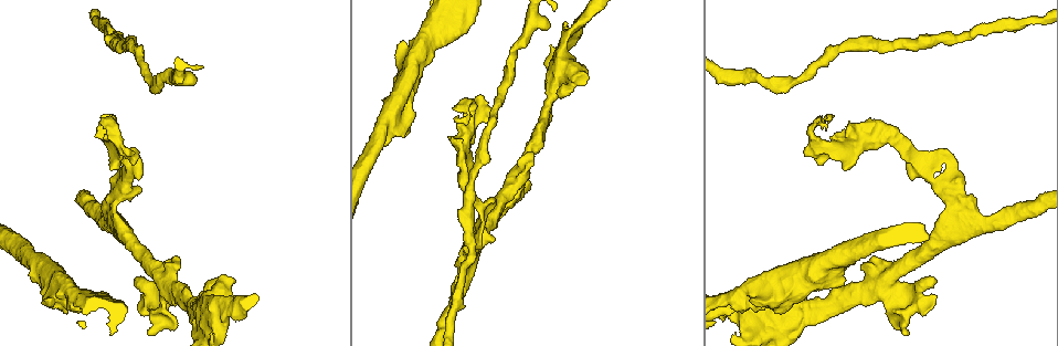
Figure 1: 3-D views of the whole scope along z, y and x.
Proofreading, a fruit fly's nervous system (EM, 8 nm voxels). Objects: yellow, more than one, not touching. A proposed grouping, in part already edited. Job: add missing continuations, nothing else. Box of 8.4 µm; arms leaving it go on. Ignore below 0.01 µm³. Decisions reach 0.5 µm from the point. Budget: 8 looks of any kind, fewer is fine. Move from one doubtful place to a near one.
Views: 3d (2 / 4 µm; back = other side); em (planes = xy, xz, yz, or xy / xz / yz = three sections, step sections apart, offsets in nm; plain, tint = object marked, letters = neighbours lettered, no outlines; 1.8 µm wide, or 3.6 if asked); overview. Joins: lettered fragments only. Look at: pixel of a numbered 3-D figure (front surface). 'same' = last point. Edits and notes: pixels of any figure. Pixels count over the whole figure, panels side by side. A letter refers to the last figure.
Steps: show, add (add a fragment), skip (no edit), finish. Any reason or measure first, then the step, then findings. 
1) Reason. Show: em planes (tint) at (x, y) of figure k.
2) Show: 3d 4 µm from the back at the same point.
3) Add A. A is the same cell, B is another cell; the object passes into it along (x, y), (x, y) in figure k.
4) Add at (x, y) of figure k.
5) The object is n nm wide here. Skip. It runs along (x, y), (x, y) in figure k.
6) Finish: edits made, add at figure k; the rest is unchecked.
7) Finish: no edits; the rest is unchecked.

Show: em planes (letters) at (234, 279) of figure 1.

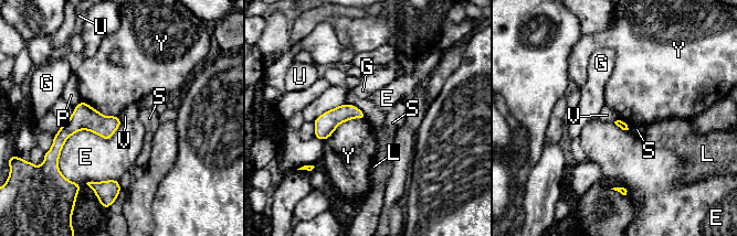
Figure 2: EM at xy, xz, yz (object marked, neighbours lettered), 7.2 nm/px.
Skip. E, G, L, P, S, U, V and Y are other cells; a border runs along (345, 103), (358, 107), (366, 118) in figure 2; none of them fits.

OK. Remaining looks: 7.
Free end. Show: em yz step 16 (tint) at (875, 255) of figure 1.

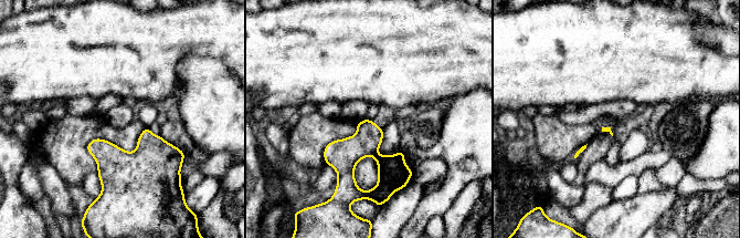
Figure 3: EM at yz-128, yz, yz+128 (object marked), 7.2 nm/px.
Cut it another way. Show: em planes (letters) at the same point.

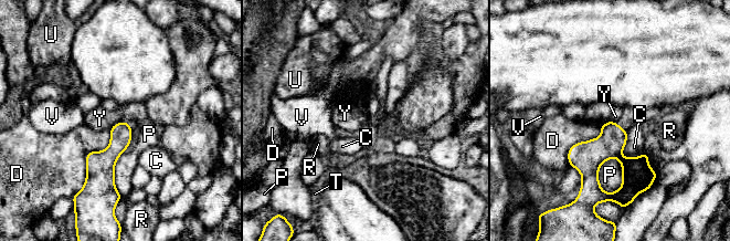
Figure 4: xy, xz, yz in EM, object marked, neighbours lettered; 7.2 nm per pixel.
The object is 160 nm wide here. Skip. C, D, P, R, T, U, V and Y are other cells; a border runs along (131, 124), (117, 122), (109, 129) in figure 4; no lettered fragment goes on from it.

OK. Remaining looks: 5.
An open end. Show: em xz step 4 (tint) at (139, 301) of figure 1.

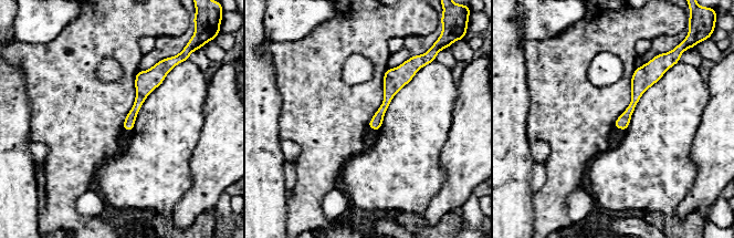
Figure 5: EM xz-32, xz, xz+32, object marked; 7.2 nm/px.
See the neighbours. Show: em xz step 4 (letters) at the same point.

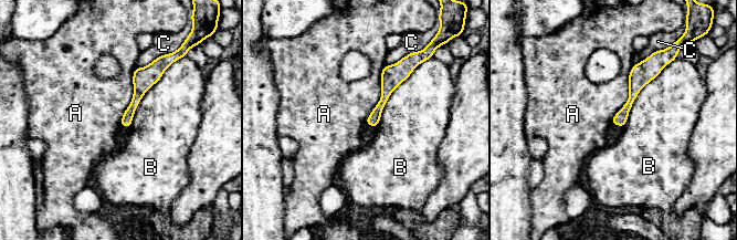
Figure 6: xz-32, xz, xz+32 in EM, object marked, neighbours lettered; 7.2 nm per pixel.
Skip. A, B and C are other cells; it runs along (154, 64), (123, 123) in figure 6; none of them fits.

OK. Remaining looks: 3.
Finish: no edits; the rest is unchecked.

